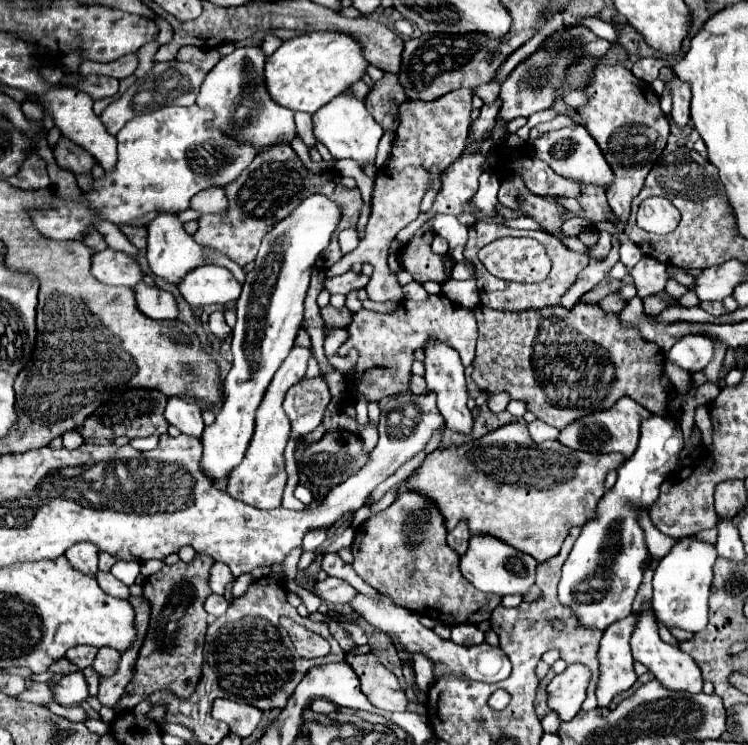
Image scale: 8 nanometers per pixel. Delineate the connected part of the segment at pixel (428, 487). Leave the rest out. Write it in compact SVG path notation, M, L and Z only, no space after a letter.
M505 424L491 434L479 438L479 442L475 444L463 444L461 448L439 448L431 452L419 466L417 474L411 476L401 486L401 490L411 488L435 500L441 514L445 516L447 530L457 526L457 522L467 520L471 534L497 534L497 538L509 542L509 546L531 554L537 562L545 562L559 554L561 544L573 526L583 526L589 518L593 518L593 514L597 512L597 504L605 494L603 484L607 472L617 470L623 462L623 454L589 454L569 450L557 440L547 440L537 446L531 440L525 424Z

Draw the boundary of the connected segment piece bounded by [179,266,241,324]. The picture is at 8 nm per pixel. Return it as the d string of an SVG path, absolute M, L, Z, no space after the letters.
M201 266L185 276L179 292L189 302L195 322L202 324L201 306L237 302L241 282L237 282L235 276L223 266Z

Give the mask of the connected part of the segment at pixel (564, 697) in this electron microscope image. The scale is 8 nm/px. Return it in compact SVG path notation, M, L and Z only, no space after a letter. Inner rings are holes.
M569 666L563 674L555 676L547 686L547 706L559 716L561 722L569 722L581 710L585 690L589 686L589 670L585 666Z

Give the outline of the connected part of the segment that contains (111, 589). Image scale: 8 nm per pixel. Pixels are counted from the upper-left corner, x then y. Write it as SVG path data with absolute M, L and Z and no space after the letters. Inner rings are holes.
M99 572L97 582L107 594L111 594L115 598L127 598L129 596L129 588L123 582L119 582L111 572Z

